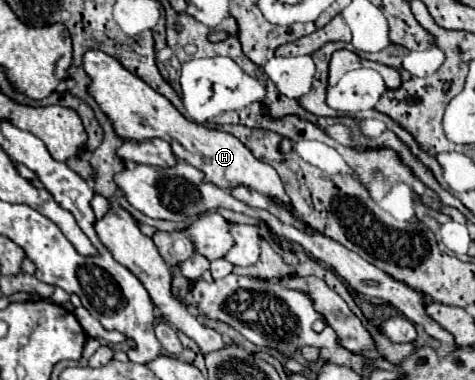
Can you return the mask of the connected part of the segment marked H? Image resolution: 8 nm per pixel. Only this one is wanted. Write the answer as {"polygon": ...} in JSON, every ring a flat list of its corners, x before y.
{"polygon":[[96,49,86,51,82,59,82,67,86,75,90,77,90,85,88,85,90,97,106,113,106,117,110,119,120,139,136,139,136,141,152,139,152,137,164,139,170,143,176,159,186,161,204,173,204,181,214,183,216,187,226,191,238,185,258,191,270,201,282,205,292,215,292,225,296,229,312,235,312,229,294,213,294,207,290,207,292,205,290,197,286,195,276,169,256,159,234,135,222,133,216,129,206,129,204,125,188,121,182,113,178,113,178,109,164,95,156,93,148,83,144,83,140,77,124,69,114,57,102,51,96,51]]}

